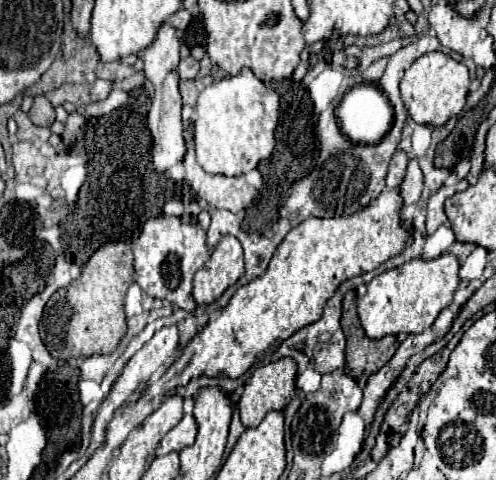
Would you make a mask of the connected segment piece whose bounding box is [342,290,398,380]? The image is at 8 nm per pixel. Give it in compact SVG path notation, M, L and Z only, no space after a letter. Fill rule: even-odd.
M350 290L342 302L342 330L346 334L346 374L354 380L368 378L378 372L396 352L396 336L370 340L356 314L356 292Z

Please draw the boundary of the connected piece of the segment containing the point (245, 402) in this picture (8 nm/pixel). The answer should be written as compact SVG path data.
M282 358L276 362L270 362L268 366L262 366L258 370L254 370L252 378L246 382L244 392L240 396L238 402L238 410L240 410L240 420L244 424L244 428L256 428L262 418L272 412L272 410L284 410L284 406L294 398L296 394L296 364L290 358Z

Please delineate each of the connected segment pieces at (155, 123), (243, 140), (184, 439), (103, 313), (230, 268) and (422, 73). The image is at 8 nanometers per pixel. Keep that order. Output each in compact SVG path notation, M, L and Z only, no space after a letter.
M162 24L156 32L154 42L144 50L144 74L146 78L154 84L156 94L152 98L152 106L148 112L148 128L152 132L152 162L156 172L164 172L168 168L172 168L176 162L180 162L184 158L186 146L184 146L184 138L182 138L182 118L180 118L180 110L182 110L182 100L180 100L180 92L178 92L178 52L180 52L180 40L176 36L176 28L170 24Z
M250 70L240 72L238 76L224 78L206 86L196 102L196 122L194 122L194 142L196 142L196 160L208 174L224 176L242 176L254 170L262 160L270 158L276 144L276 126L278 126L278 108L280 96L276 90L264 86Z
M184 414L184 418L160 440L160 444L158 444L158 448L156 448L156 454L158 454L158 456L164 456L164 454L174 452L174 450L180 452L182 448L194 444L196 434L198 434L196 418L194 418L192 414Z
M114 242L98 248L82 268L80 278L58 290L44 308L40 336L52 358L70 360L114 352L126 334L124 296L132 282L134 256L130 246L126 242Z
M224 236L210 260L194 276L194 300L200 306L216 302L228 286L244 274L242 244L234 236Z
M428 52L426 56L420 56L404 72L404 78L400 82L400 92L404 106L416 124L438 128L462 112L468 96L468 86L470 86L470 76L468 68L462 62L452 60L444 52Z

